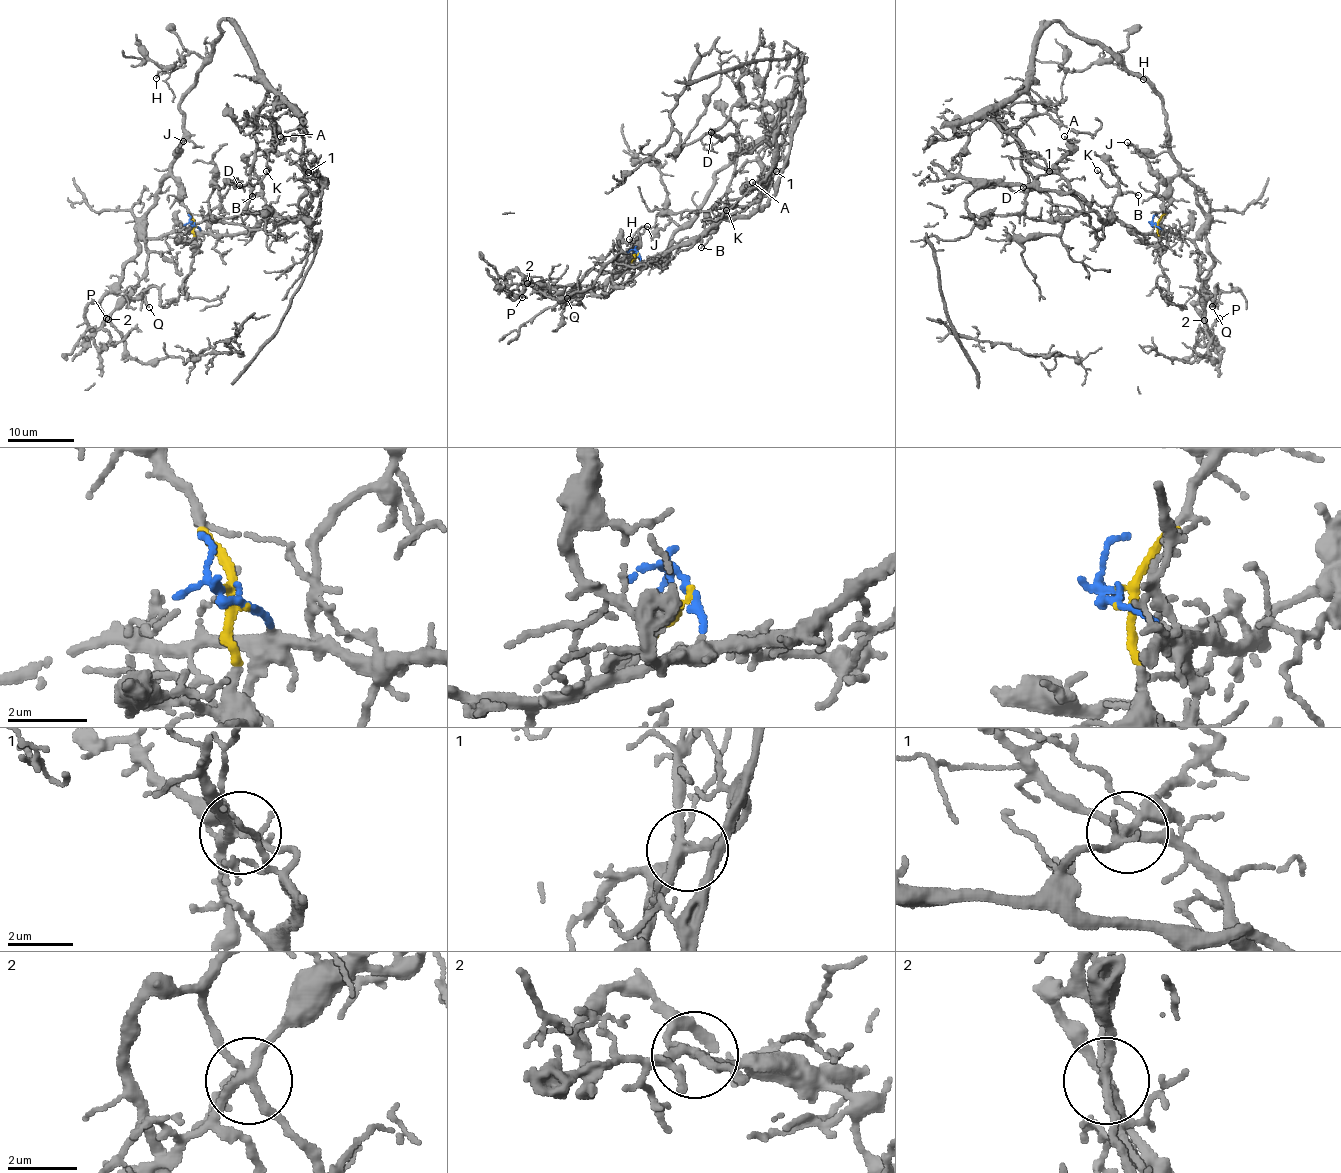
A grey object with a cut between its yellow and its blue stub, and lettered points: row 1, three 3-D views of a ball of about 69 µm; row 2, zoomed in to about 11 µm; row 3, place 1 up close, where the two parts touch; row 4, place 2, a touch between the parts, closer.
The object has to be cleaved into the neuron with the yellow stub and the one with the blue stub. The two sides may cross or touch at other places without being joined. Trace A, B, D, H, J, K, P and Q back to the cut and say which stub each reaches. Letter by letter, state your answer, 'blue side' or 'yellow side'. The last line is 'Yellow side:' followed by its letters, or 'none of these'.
A: blue side
B: blue side
D: yellow side
H: yellow side
J: yellow side
K: blue side
P: blue side
Q: blue side
Yellow side: D, H, J

